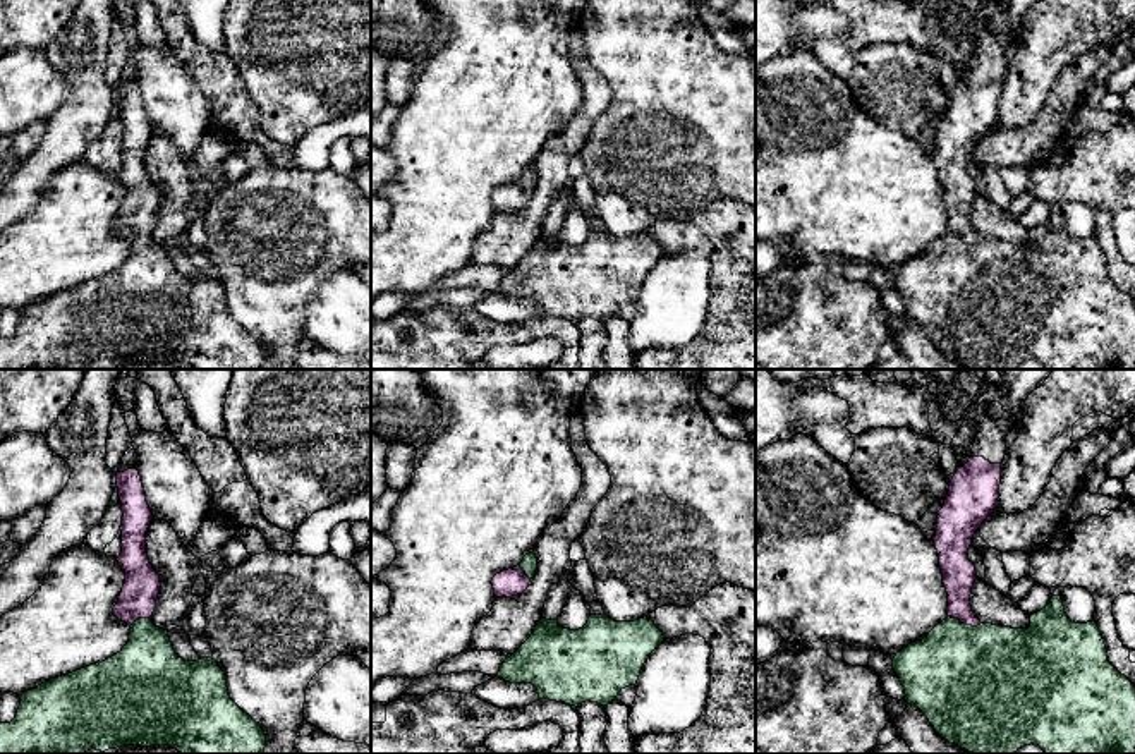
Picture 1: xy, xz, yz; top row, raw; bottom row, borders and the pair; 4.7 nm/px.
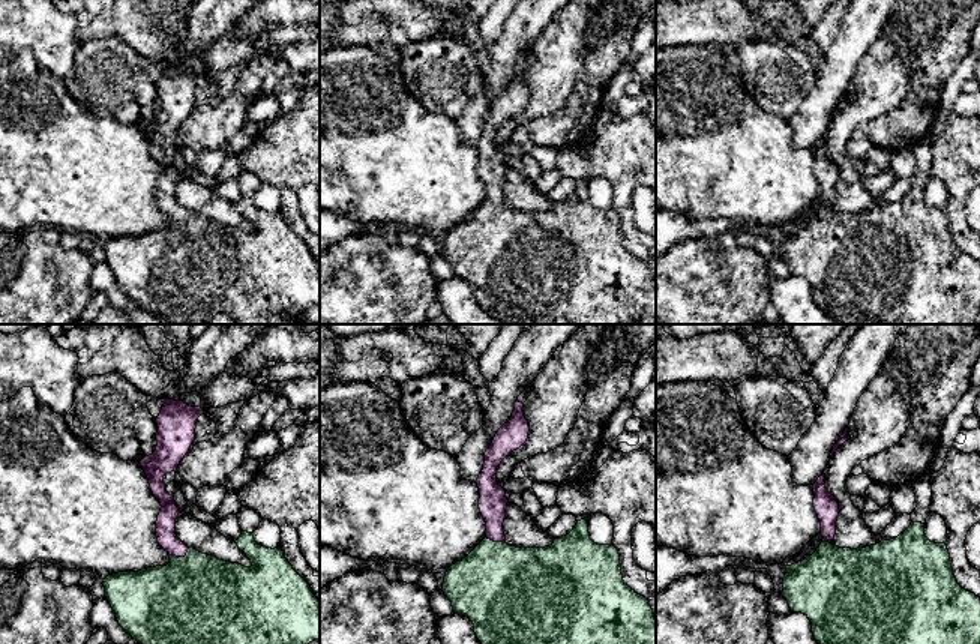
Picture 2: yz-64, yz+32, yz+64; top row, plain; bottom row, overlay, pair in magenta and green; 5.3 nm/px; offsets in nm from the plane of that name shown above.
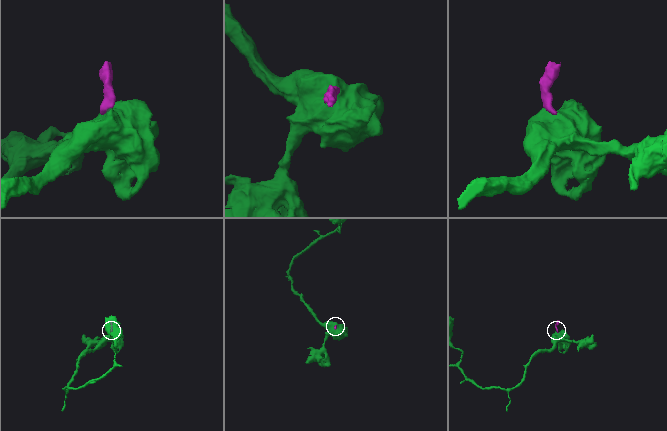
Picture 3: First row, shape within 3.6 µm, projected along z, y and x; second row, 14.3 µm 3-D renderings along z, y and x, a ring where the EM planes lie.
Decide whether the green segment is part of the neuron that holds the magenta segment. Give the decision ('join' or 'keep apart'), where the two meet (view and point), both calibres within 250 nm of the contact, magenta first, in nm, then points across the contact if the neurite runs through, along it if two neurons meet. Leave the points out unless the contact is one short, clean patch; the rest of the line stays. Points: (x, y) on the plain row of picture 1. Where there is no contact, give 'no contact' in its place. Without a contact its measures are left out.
join; meets magenta in yz at (965, 239); 160 nm thick on the magenta side, 480 nm on the other; runs through yz (958, 189), (958, 227), (965, 239), (962, 292)

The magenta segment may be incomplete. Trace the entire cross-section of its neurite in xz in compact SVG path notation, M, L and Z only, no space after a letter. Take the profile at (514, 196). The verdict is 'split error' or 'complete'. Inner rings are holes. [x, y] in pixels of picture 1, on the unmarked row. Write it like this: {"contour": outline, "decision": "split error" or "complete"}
{"contour": "M527 168L524 175L508 185L496 189L491 196L496 213L510 213L522 210L537 184L537 173L534 168Z", "decision": "split error"}

